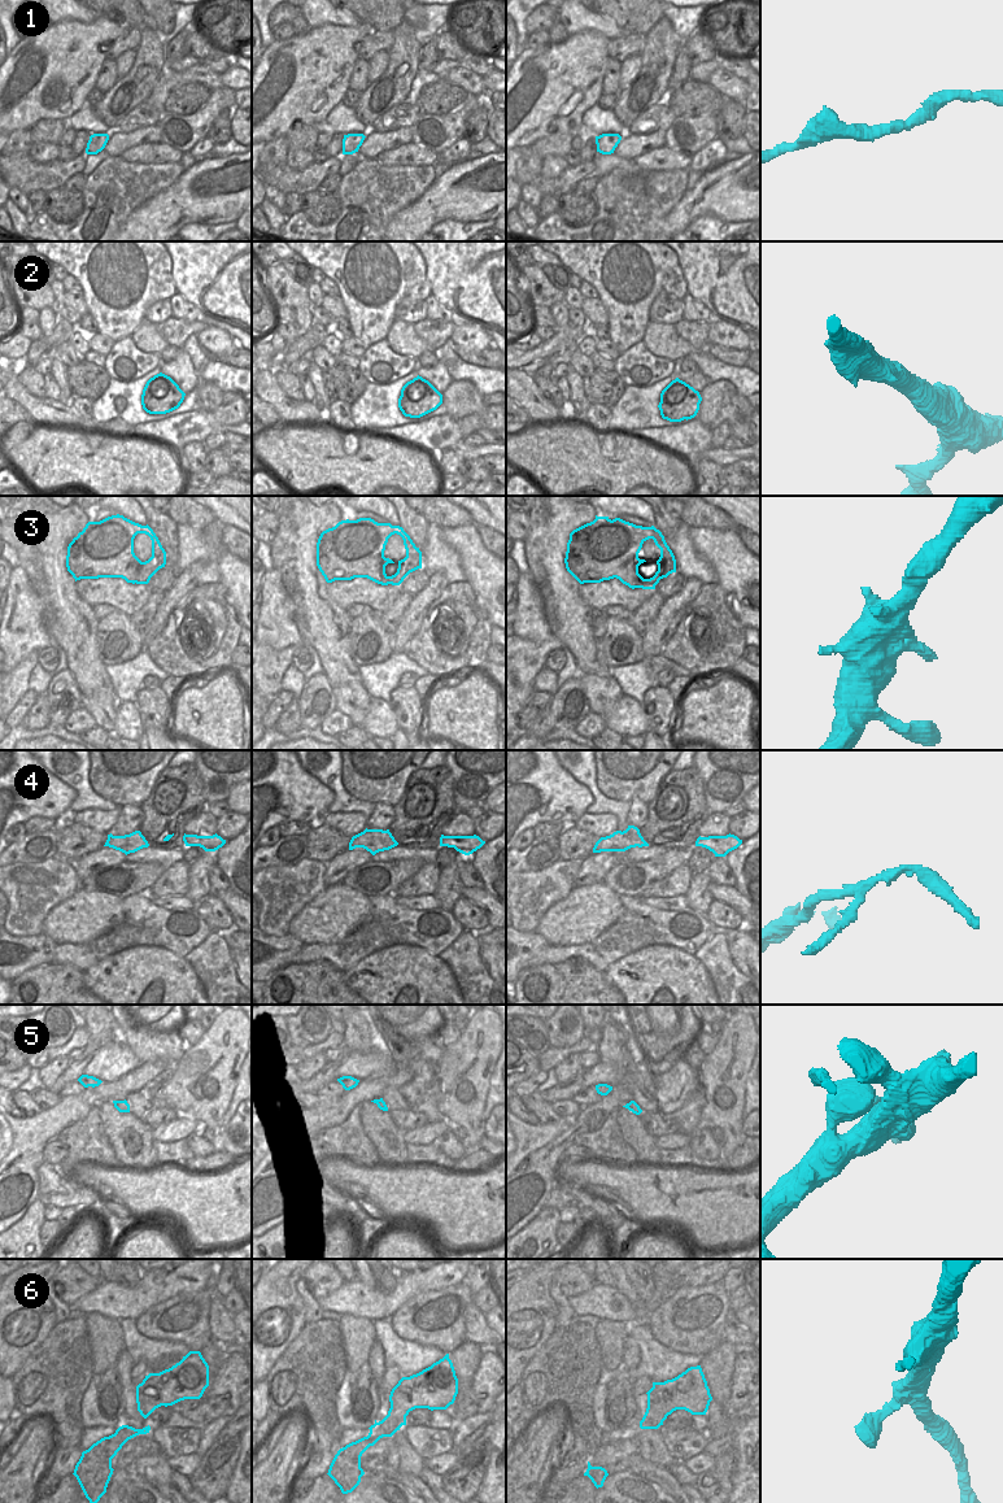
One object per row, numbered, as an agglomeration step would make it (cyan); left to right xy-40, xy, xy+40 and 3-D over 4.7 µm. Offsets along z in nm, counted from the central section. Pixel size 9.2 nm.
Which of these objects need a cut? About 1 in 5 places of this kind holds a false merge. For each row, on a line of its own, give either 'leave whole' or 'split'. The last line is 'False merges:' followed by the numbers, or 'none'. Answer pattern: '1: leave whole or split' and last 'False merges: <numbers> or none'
1: leave whole
2: leave whole
3: leave whole
4: leave whole
5: split
6: leave whole
False merges: 5

